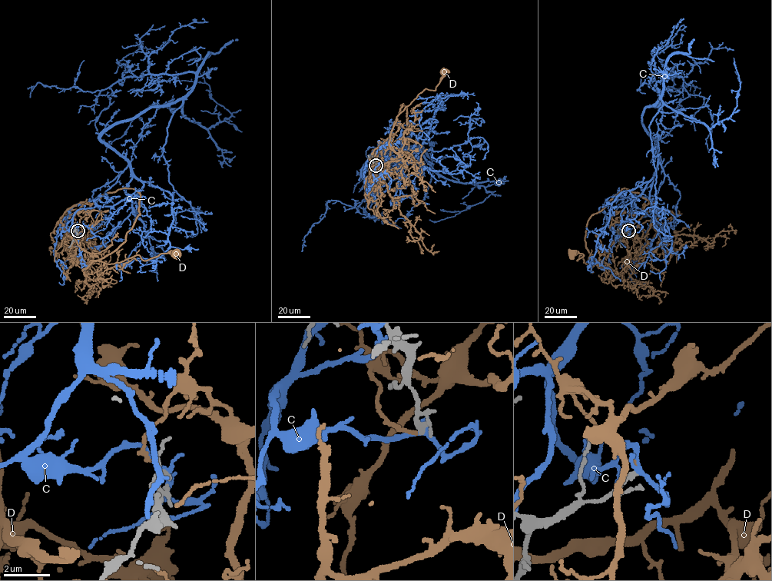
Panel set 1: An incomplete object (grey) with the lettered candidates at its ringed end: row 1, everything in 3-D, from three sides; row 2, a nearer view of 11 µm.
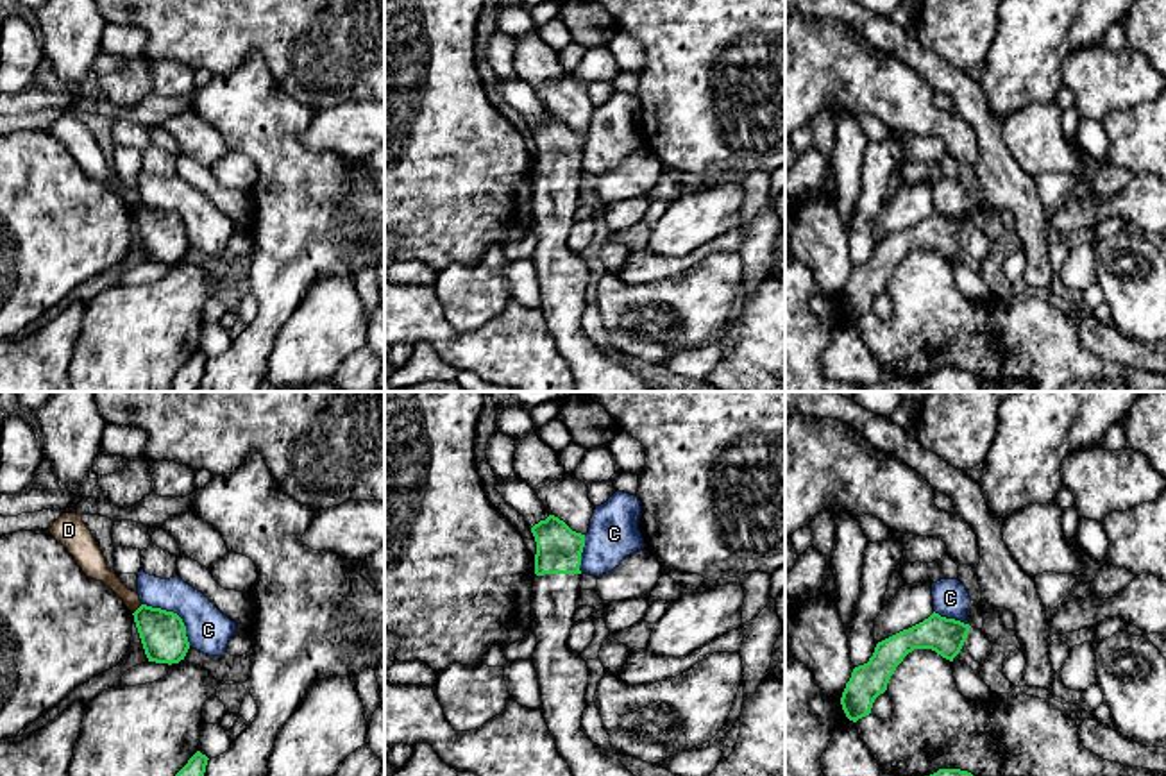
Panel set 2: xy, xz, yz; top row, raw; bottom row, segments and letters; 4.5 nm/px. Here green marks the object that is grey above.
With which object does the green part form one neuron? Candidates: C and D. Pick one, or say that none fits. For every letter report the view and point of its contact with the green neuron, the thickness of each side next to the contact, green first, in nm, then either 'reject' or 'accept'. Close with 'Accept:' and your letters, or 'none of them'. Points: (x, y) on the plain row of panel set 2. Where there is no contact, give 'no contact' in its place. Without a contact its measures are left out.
C: xy (176, 213) | 200/200 nm | reject
D: xy (138, 208) | 200/90 nm | reject
Accept: none of them

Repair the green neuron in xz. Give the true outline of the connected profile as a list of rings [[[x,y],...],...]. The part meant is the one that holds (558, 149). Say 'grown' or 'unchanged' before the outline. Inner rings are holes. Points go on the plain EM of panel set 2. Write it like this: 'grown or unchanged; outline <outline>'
grown; outline [[[549,114],[531,127],[537,141],[535,179],[531,197],[531,232],[537,236],[537,249],[531,256],[542,291],[540,309],[545,324],[556,340],[556,349],[569,363],[576,392],[651,392],[633,375],[617,354],[601,349],[581,329],[581,315],[587,306],[588,266],[587,261],[567,243],[579,207],[581,152],[585,134],[572,131],[563,120]]]

